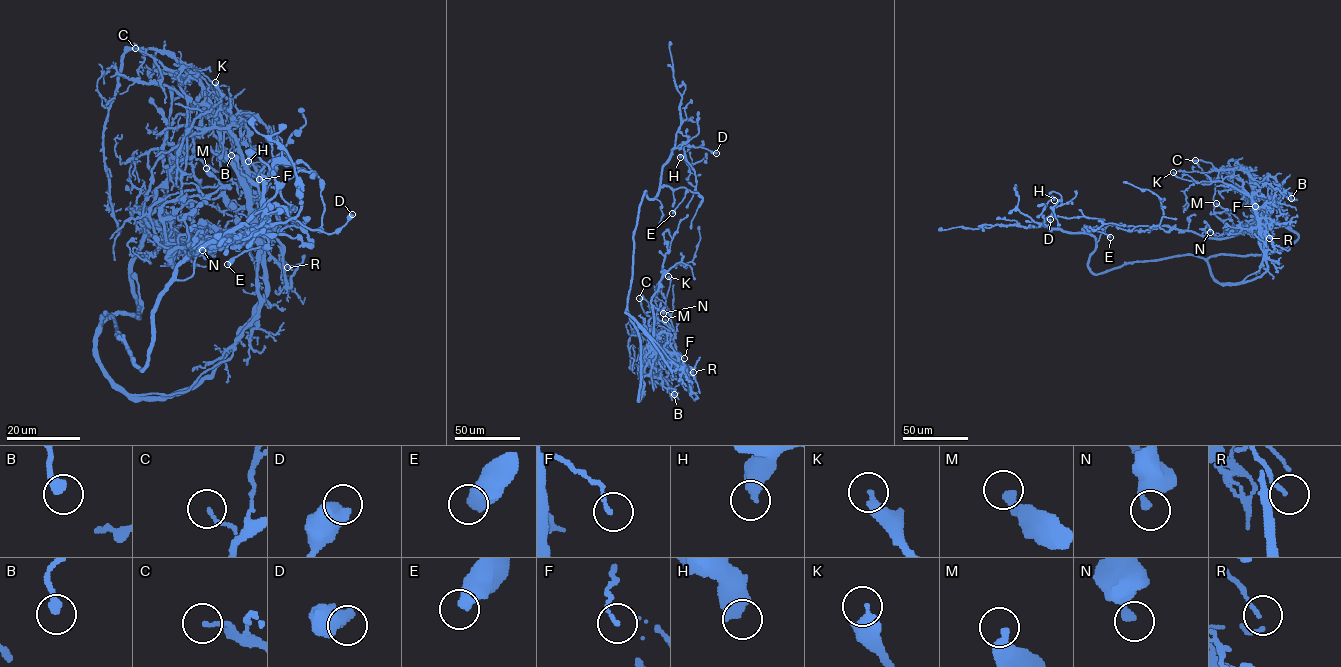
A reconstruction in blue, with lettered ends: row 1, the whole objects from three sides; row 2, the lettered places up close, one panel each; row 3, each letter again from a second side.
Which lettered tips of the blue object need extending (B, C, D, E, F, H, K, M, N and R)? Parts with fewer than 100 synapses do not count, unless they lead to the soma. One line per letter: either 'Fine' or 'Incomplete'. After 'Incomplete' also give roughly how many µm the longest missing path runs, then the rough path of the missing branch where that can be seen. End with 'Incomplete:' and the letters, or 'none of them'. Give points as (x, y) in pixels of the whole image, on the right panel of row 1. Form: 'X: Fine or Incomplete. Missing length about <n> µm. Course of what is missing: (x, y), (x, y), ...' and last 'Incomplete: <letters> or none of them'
B: Fine
C: Fine
D: Fine
E: Fine
F: Fine
H: Fine
K: Fine
M: Fine
N: Fine
R: Fine
Incomplete: none of them

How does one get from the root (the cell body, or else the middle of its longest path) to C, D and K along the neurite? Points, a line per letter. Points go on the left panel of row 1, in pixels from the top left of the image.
C: (108, 318), (101, 369), (172, 394), (231, 356), (259, 303), (214, 105), (135, 48)
D: (108, 318), (100, 326), (107, 315), (141, 369), (151, 310), (190, 253), (266, 205), (327, 233), (352, 214)
K: (108, 318), (101, 369), (172, 394), (258, 313), (249, 173), (228, 111), (207, 113), (215, 82)

